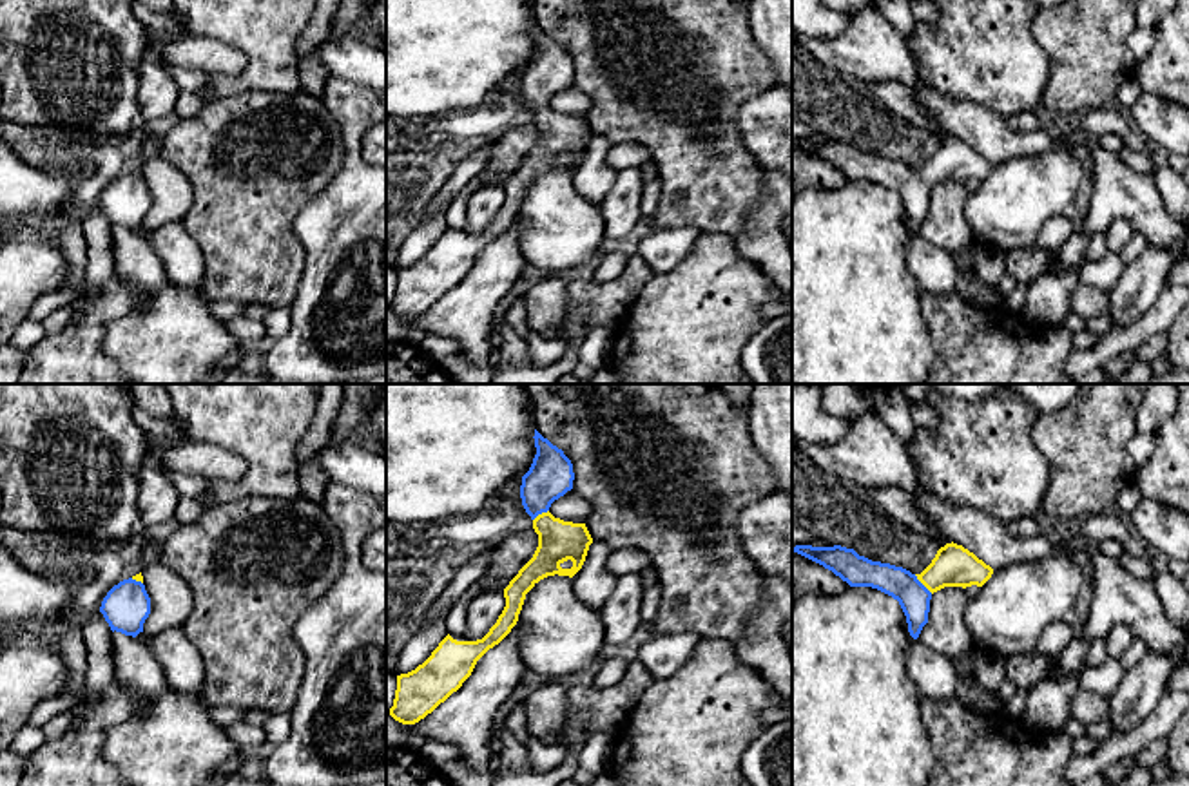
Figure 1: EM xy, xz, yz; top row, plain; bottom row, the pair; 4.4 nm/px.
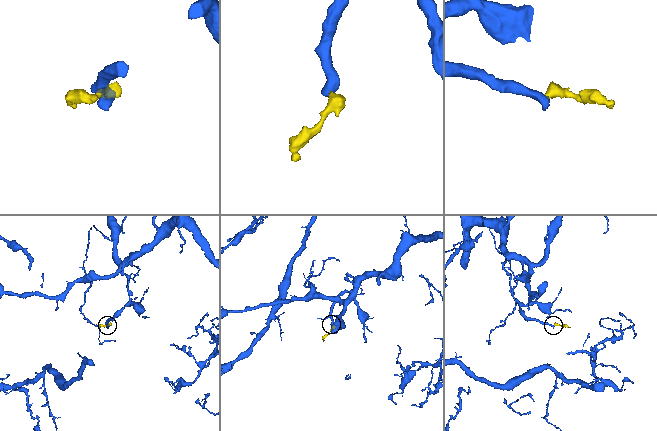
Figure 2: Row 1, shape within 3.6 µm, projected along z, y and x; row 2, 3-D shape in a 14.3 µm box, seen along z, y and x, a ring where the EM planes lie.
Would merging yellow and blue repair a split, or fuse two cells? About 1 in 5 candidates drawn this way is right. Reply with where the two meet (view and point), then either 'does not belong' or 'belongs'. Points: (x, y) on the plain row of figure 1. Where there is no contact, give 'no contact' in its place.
contact yz (923, 178); belongs

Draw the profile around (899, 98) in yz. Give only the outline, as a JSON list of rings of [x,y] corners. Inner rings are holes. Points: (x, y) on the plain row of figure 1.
[[[875,81],[868,83],[874,94],[897,116],[904,118],[906,121],[932,132],[935,139],[941,143],[952,134],[939,127],[921,107],[917,96],[910,87],[901,81]]]

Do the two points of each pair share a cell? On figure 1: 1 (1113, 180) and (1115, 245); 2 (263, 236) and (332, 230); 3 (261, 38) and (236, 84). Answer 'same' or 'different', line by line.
1: different
2: different
3: same

